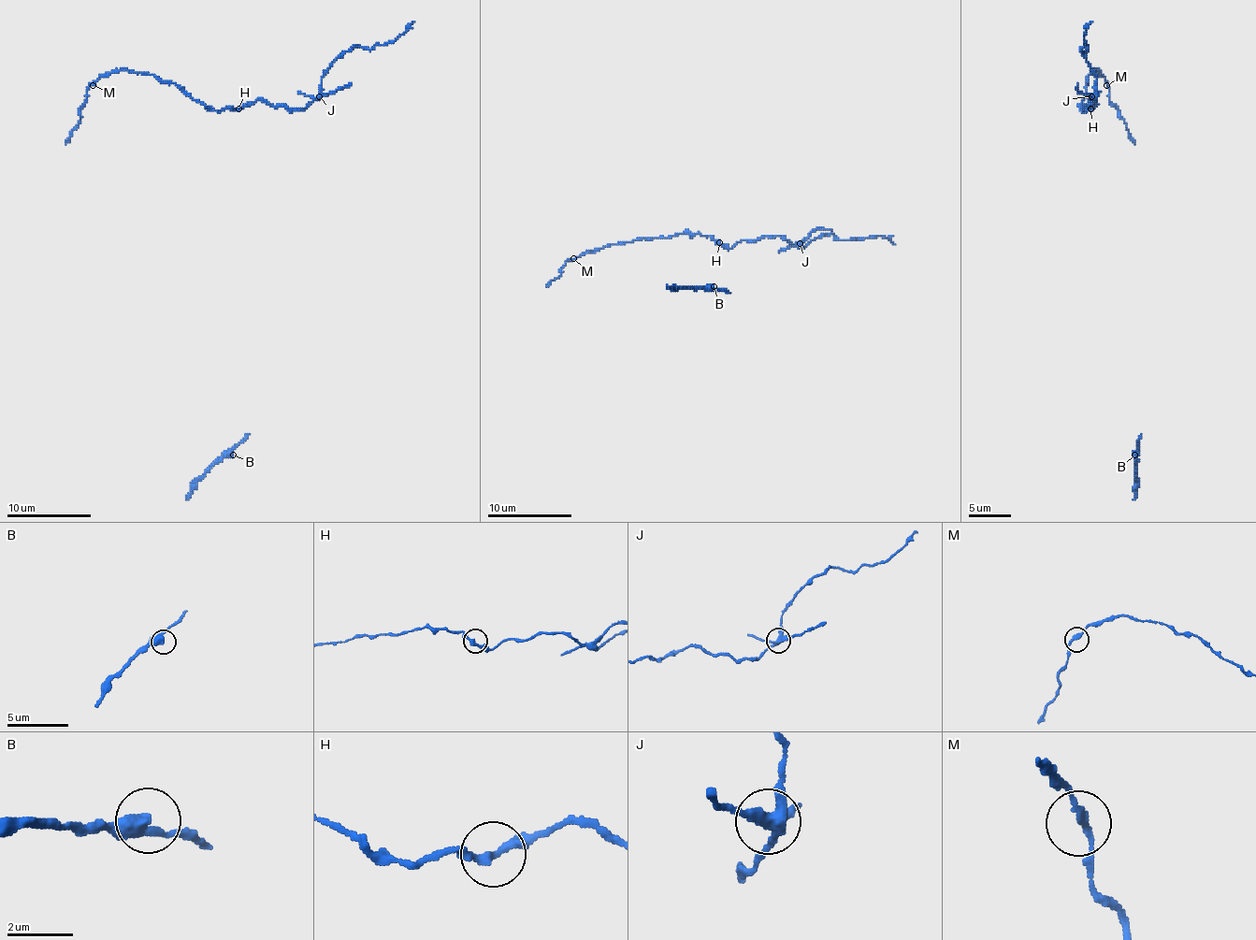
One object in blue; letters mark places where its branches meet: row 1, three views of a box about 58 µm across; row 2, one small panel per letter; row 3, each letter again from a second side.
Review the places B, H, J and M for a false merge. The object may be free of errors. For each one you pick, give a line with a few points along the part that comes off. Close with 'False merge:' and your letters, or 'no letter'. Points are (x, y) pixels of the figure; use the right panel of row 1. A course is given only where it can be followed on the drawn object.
J: foreign part runs (1092, 95), (1077, 89), (1077, 83)
False merge: J

